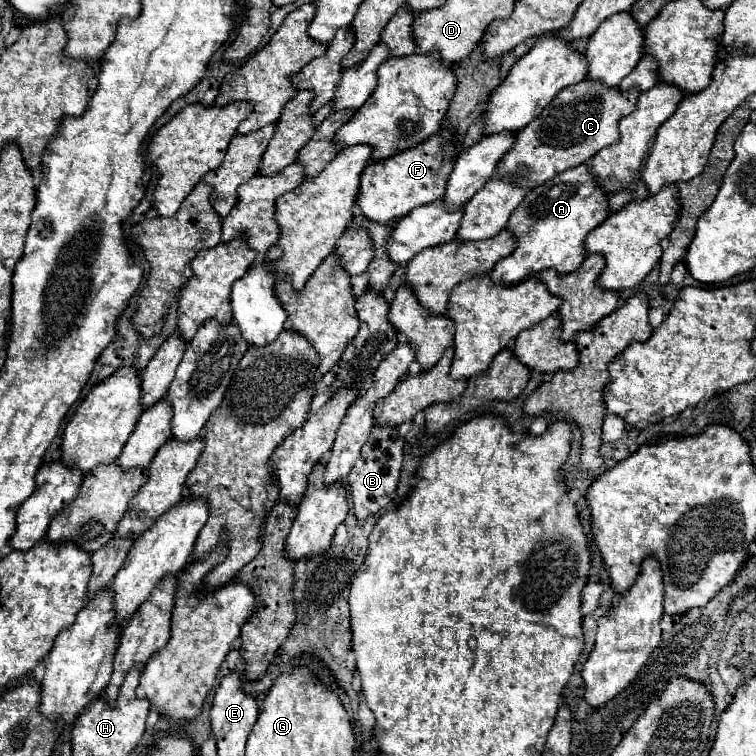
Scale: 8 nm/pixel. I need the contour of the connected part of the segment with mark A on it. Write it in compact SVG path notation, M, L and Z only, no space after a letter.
M588 164L570 168L554 176L542 186L536 186L510 216L508 230L514 232L518 248L510 256L496 262L496 266L492 268L492 280L496 284L516 284L546 268L554 268L558 270L558 274L578 270L578 266L586 258L586 236L596 226L600 226L608 216L608 196L602 194L602 190L598 190L598 182L590 178Z

